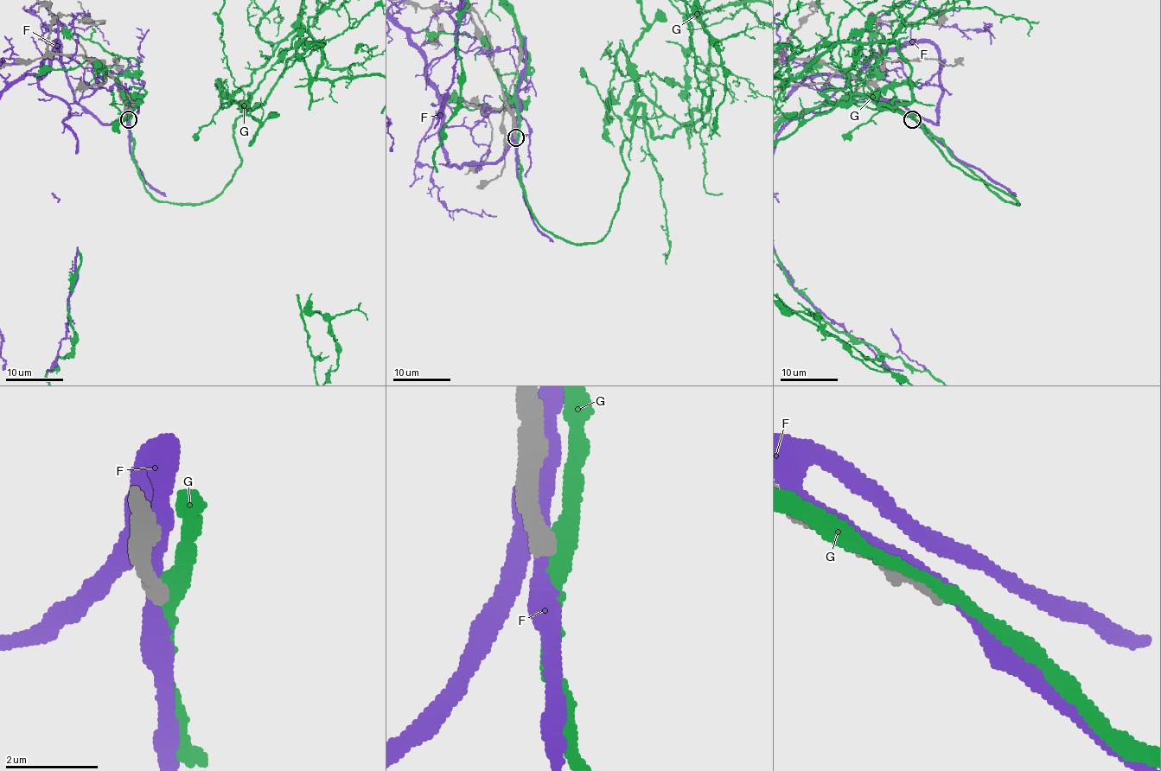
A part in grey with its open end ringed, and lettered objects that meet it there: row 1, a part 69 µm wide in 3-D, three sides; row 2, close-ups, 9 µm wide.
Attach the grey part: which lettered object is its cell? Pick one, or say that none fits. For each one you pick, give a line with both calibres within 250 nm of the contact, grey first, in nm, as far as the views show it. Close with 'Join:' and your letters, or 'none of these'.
Join: none of these

